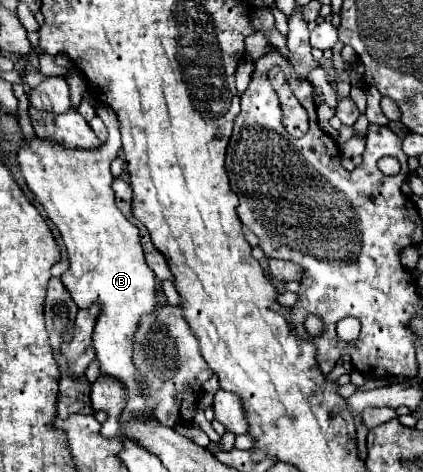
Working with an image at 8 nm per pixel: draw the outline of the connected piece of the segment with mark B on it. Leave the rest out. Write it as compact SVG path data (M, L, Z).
M106 106L96 108L96 114L102 116L102 122L106 124L108 134L110 134L108 142L102 148L98 148L96 152L94 150L66 150L58 144L50 144L46 140L40 140L38 136L34 136L32 140L22 142L22 146L16 152L16 160L18 160L18 166L22 170L28 190L42 204L50 222L58 228L62 242L66 244L66 252L68 252L68 260L70 260L70 270L62 276L66 290L70 292L70 296L78 308L90 308L92 304L102 306L102 314L98 316L92 340L94 340L94 348L96 348L96 360L100 362L100 370L104 374L110 374L110 376L116 376L118 380L122 380L130 392L128 404L122 410L122 420L130 420L132 414L136 414L136 412L142 412L144 416L152 418L152 412L148 410L146 400L142 396L138 396L140 382L136 380L136 368L132 364L132 338L134 338L134 332L138 330L140 316L152 312L158 304L156 276L148 268L148 264L144 262L144 254L142 254L142 246L140 246L140 238L138 238L138 228L134 224L130 224L124 218L124 214L116 208L116 198L114 198L114 190L112 190L114 176L110 172L110 162L116 158L116 152L122 146L116 114Z

